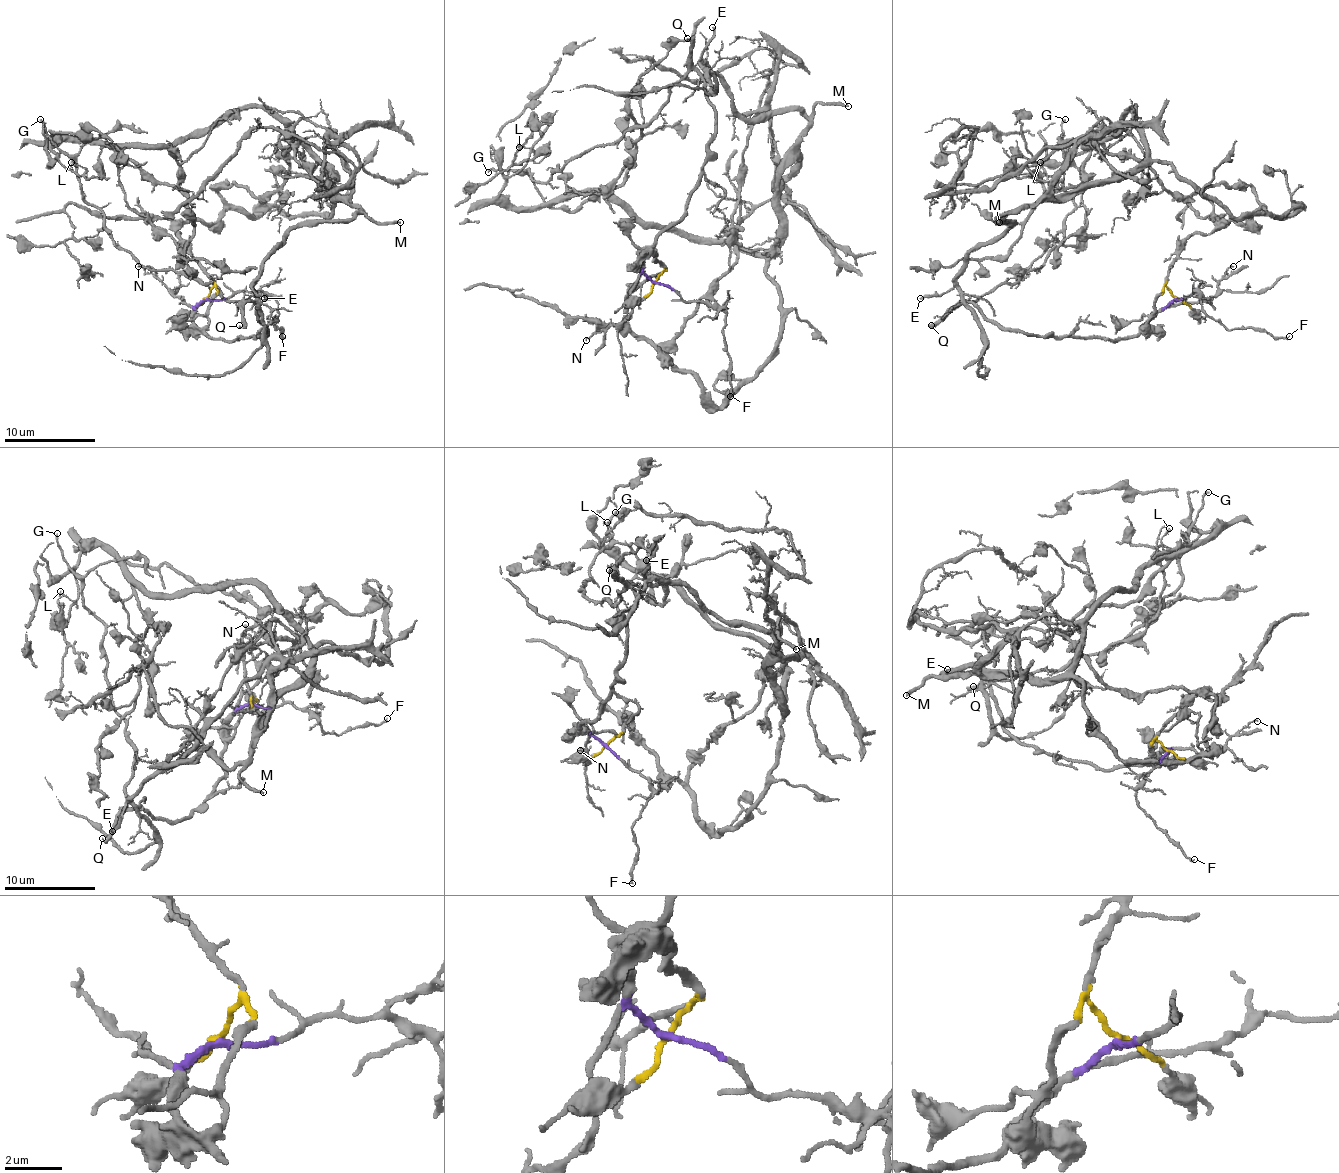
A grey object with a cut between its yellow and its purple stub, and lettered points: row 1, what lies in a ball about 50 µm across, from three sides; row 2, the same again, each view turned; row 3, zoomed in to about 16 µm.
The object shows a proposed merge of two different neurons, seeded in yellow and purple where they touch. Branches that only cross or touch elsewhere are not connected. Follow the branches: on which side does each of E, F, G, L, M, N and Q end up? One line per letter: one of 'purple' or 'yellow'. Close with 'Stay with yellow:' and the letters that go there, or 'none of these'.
E: yellow
F: purple
G: purple
L: yellow
M: yellow
N: purple
Q: purple
Stay with yellow: E, L, M

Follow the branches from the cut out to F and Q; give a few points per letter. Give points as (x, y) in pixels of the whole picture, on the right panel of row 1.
F: (1176, 298), (1178, 300), (1194, 291), (1201, 300), (1203, 311), (1228, 329), (1260, 327), (1278, 339), (1290, 336)
Q: (1176, 298), (1137, 334), (1112, 341), (1000, 329), (971, 302), (955, 304), (932, 325)

